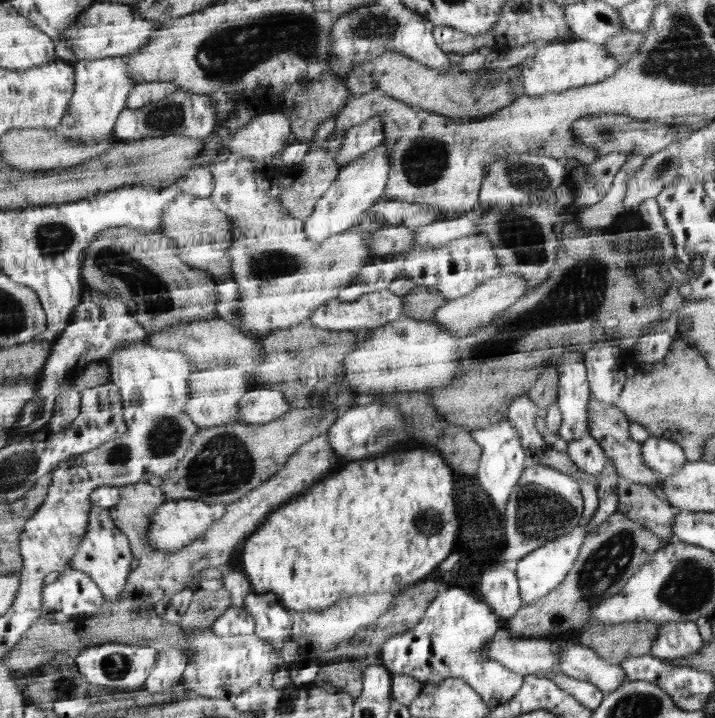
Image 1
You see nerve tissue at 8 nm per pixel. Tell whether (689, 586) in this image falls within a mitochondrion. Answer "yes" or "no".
yes

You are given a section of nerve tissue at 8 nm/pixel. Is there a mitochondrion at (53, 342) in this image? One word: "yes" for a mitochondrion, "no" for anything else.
no

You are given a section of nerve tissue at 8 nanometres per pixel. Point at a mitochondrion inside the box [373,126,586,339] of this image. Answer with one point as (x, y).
(520, 233)

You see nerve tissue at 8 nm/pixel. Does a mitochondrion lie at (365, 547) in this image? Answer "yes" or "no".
no

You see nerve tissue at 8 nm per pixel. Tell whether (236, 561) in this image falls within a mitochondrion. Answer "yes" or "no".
no

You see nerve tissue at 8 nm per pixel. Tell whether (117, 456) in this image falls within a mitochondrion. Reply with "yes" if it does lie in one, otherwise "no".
yes

